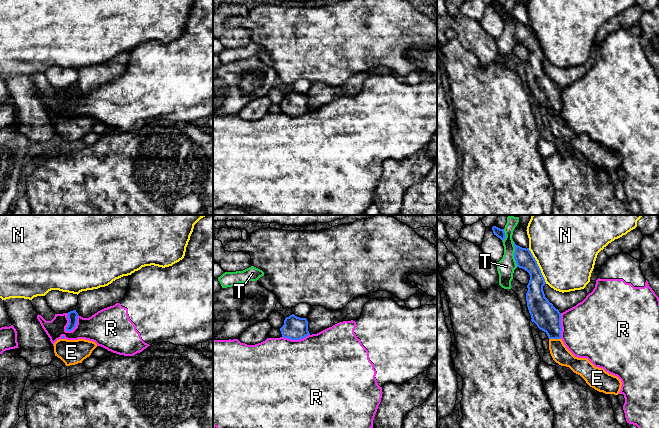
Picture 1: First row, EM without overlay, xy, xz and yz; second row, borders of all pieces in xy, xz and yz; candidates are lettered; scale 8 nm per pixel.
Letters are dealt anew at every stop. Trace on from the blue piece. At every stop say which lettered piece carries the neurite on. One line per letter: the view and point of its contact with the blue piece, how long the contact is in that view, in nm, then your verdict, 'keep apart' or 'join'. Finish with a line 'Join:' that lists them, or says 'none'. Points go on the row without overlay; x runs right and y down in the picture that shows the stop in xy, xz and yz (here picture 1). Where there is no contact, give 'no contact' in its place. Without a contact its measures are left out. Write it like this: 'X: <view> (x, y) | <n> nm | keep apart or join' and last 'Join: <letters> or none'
E: yz (555, 114) | 100 nm | join
N: yz (538, 42) | 320 nm | keep apart
R: xy (75, 101) | 170 nm | keep apart
T: yz (514, 30) | 220 nm | keep apart
Join: E

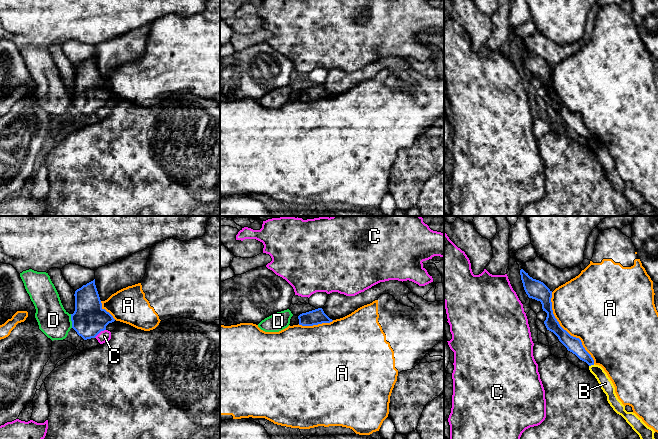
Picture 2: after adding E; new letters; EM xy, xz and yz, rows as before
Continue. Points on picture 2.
A: yz (565, 106) | 650 nm | keep apart
B: yz (591, 140) | 50 nm | keep apart
C: xy (99, 108) | 120 nm | keep apart
D: xy (71, 96) | 110 nm | keep apart
Join: none

